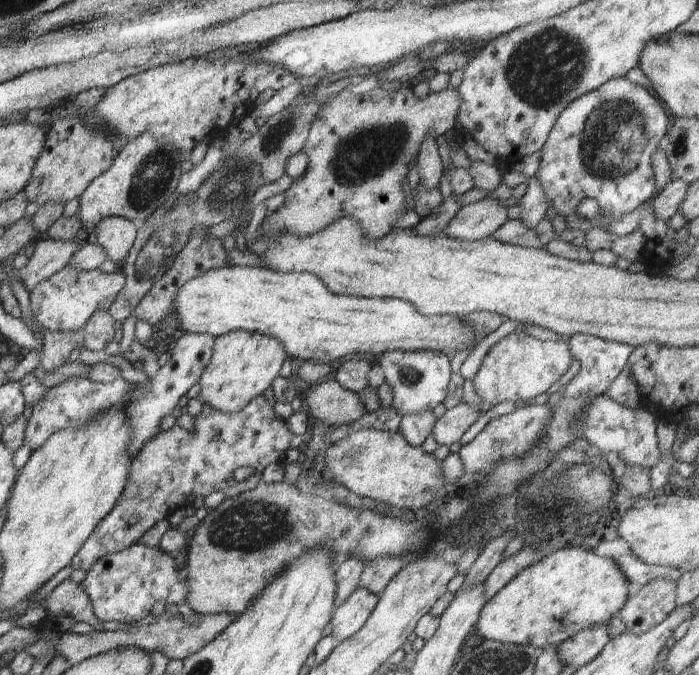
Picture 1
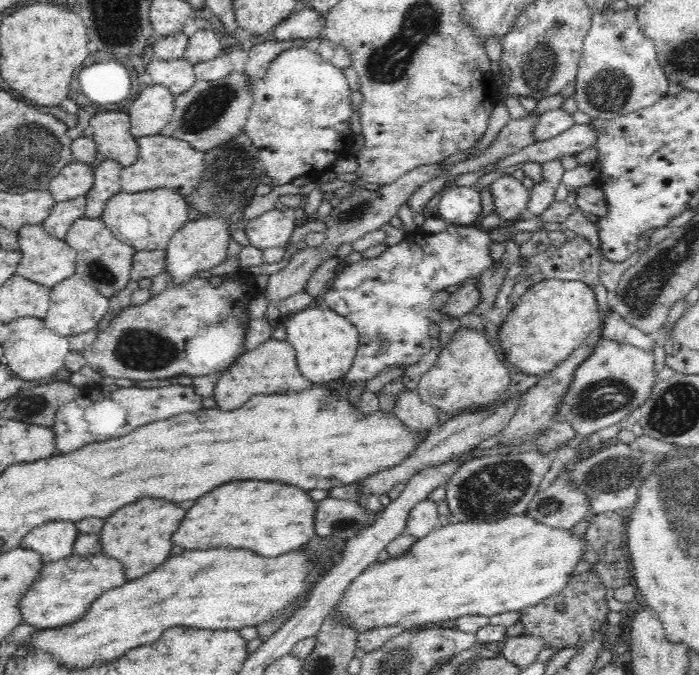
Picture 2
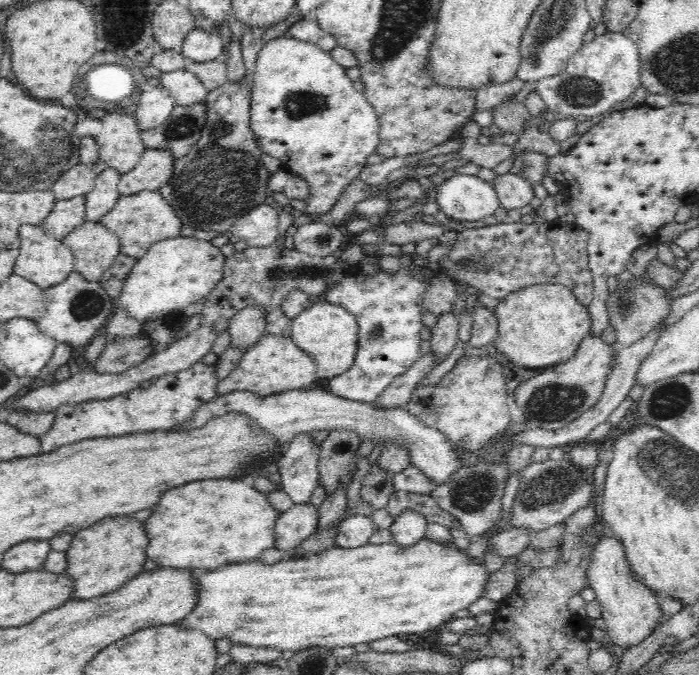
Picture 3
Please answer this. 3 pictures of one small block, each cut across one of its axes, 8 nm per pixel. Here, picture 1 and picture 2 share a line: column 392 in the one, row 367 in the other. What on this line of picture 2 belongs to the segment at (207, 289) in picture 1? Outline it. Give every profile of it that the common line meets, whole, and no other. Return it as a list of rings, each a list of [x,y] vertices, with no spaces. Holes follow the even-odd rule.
[[[315,304],[282,319],[281,322],[286,327],[286,340],[296,350],[302,376],[313,384],[322,386],[322,383],[348,374],[359,347],[359,332],[352,321],[323,305]]]

